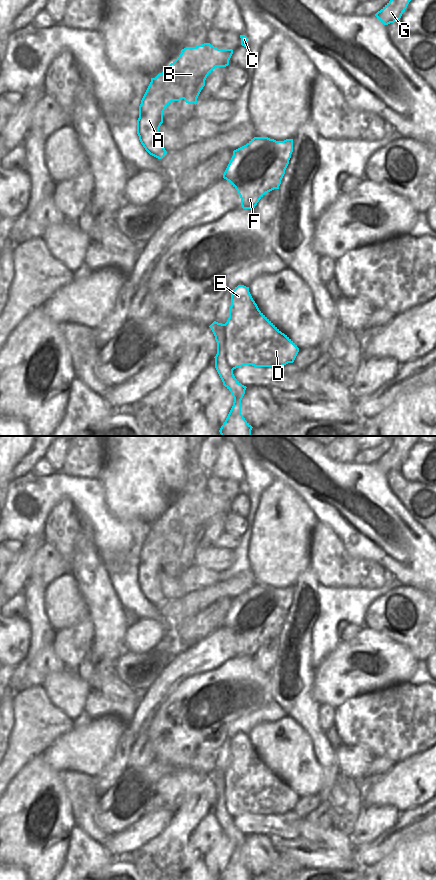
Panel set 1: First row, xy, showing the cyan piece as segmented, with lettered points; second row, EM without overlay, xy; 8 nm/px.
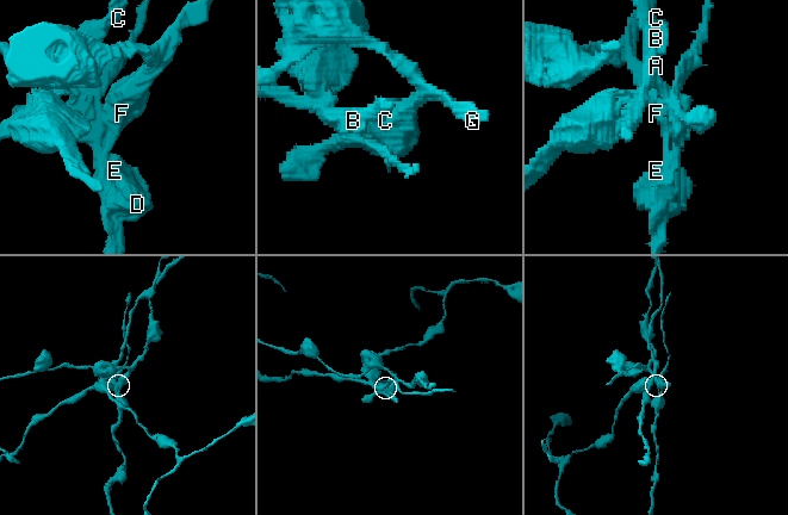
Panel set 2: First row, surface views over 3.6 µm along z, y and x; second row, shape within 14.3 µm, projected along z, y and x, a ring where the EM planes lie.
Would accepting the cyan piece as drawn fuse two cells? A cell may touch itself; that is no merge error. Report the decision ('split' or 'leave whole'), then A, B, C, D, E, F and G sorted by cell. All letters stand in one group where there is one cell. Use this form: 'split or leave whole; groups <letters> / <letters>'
split; groups A B C / D E F G

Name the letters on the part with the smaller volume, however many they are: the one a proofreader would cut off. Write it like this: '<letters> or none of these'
A, B, C

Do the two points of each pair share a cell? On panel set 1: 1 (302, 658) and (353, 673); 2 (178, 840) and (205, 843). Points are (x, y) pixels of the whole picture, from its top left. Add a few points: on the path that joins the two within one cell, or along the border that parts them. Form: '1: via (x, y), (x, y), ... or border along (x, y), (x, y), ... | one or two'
1: border along (315, 669), (313, 689), (310, 692) | two
2: border along (200, 821), (189, 836), (189, 843), (202, 855) | two

